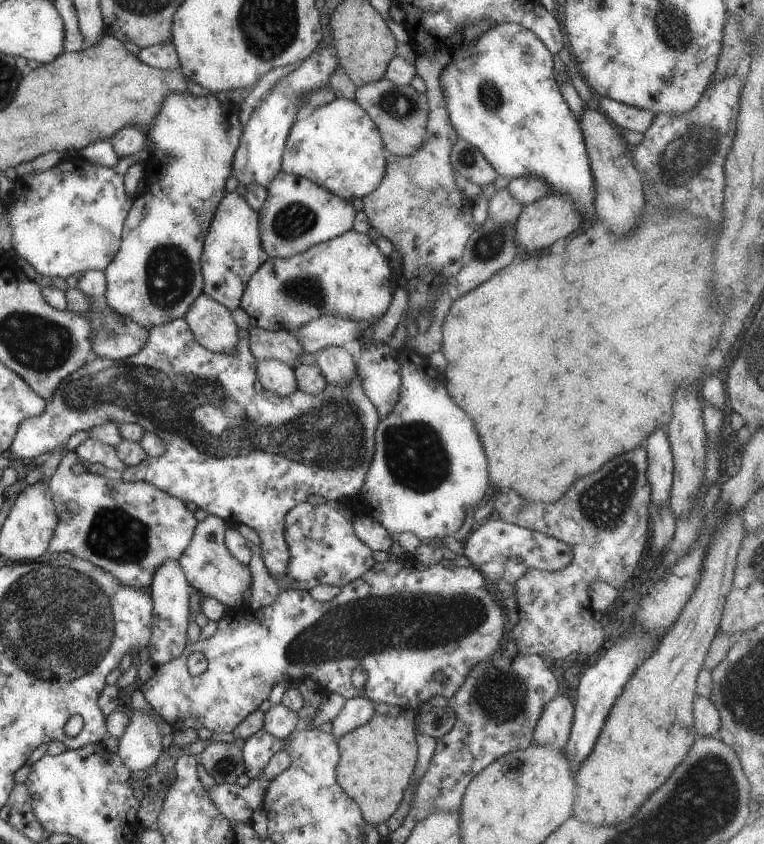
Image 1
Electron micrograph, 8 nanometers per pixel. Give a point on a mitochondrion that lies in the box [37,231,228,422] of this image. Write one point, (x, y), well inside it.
(169, 272)

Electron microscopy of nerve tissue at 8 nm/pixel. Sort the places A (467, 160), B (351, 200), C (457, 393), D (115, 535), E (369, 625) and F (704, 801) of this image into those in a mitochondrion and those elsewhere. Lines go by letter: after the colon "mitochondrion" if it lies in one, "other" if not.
A: mitochondrion
B: other
C: other
D: mitochondrion
E: mitochondrion
F: mitochondrion

